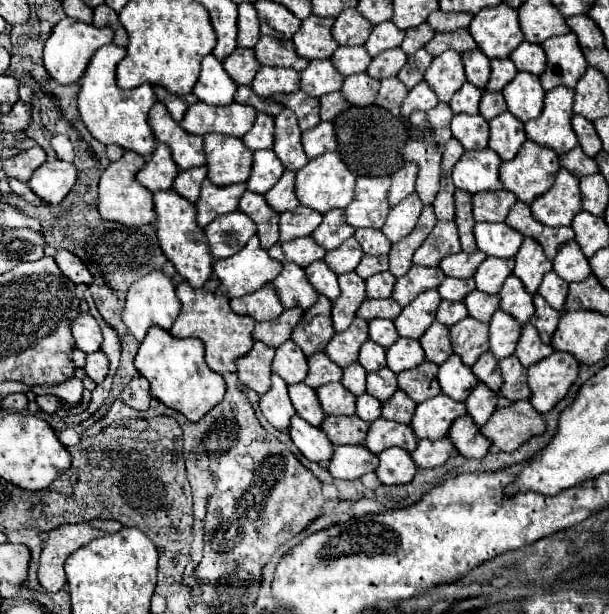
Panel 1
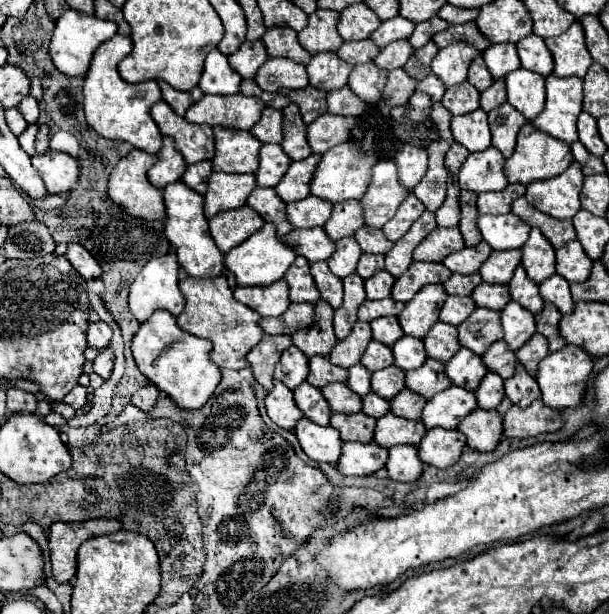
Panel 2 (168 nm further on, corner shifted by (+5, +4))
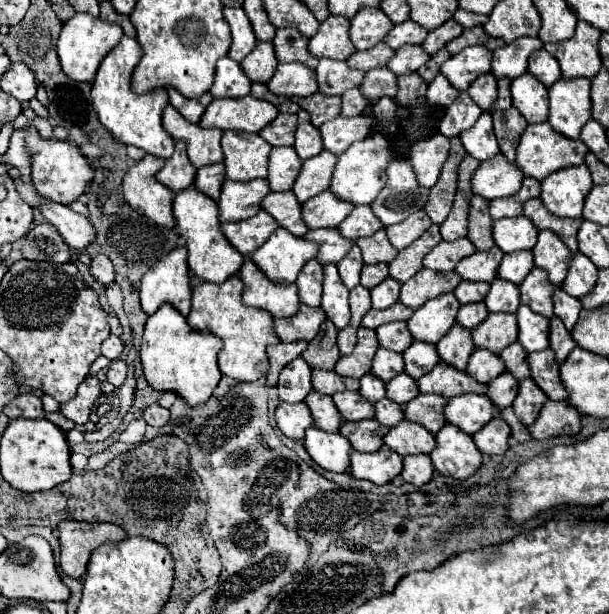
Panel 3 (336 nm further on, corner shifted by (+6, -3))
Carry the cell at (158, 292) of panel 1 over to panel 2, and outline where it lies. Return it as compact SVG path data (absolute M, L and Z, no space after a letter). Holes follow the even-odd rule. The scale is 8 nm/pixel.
M175 254L153 258L143 266L129 292L129 308L139 322L145 322L159 308L175 316L183 312L185 298L179 290L179 262Z

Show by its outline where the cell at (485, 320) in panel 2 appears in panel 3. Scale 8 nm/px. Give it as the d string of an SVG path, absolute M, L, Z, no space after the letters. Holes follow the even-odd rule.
M490 313L470 333L476 349L488 349L498 355L504 347L516 341L516 317L510 313Z

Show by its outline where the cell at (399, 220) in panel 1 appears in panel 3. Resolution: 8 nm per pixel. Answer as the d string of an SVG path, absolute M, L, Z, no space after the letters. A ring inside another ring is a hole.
M418 211L418 213L412 213L410 217L406 217L402 223L396 223L396 225L386 227L386 235L388 235L390 243L398 251L402 251L412 241L416 241L418 235L422 235L430 225L432 225L430 217L424 211Z

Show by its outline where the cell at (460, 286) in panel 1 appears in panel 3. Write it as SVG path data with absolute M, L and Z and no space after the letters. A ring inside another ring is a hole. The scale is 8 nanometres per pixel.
M462 281L456 289L454 295L460 303L476 303L482 301L488 293L490 285L488 283L474 283L474 281Z

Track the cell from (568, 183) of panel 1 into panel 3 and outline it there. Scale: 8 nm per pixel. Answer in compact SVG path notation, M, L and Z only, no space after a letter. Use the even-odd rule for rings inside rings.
M586 165L560 169L542 181L540 199L544 207L556 217L582 217L584 197L592 189L592 177Z

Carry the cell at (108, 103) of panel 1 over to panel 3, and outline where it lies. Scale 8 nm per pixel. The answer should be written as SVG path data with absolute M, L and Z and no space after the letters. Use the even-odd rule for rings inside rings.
M122 37L122 41L106 55L92 83L92 105L100 125L122 145L134 145L148 155L168 159L174 153L174 141L162 127L162 111L168 105L166 89L156 89L144 95L130 91L130 75L142 57L142 49L136 39Z

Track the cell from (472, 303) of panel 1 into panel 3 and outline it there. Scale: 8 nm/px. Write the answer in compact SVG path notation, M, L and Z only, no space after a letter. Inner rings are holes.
M494 279L490 283L490 291L488 297L484 299L488 311L502 311L502 313L516 313L518 305L520 305L520 293L518 287L512 285L510 281L502 281L502 279Z

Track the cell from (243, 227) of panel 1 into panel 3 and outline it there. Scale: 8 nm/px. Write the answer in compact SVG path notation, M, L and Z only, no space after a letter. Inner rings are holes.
M260 211L252 219L220 225L220 229L226 235L226 239L230 241L230 245L234 245L234 249L238 249L242 255L248 255L254 249L258 249L272 235L272 231L276 227L278 227L278 223L266 211Z

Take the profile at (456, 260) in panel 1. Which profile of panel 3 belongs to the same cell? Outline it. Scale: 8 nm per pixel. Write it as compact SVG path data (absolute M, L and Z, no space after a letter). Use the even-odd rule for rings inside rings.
M492 247L488 251L476 251L470 257L464 257L456 265L456 273L464 277L466 281L486 281L492 283L496 279L498 265L502 261L504 253L498 247Z

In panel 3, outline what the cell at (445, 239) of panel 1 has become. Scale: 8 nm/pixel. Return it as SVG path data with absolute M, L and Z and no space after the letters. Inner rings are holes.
M462 237L462 239L456 239L456 241L440 241L426 257L424 257L424 267L428 269L434 269L434 271L452 271L454 265L472 255L476 249L474 245Z

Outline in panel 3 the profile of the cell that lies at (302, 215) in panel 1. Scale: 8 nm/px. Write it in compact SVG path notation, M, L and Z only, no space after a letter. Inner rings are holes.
M324 191L302 205L302 219L310 229L338 227L344 221L344 217L352 211L352 207L352 203L342 201L332 193Z

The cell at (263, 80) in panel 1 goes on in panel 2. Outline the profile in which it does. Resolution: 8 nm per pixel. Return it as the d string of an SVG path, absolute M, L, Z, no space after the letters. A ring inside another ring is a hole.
M269 58L259 68L255 82L267 92L277 92L281 88L305 88L309 84L309 78L303 64L289 58Z

